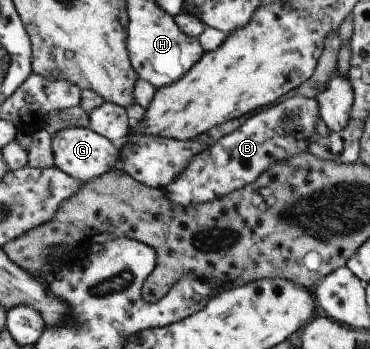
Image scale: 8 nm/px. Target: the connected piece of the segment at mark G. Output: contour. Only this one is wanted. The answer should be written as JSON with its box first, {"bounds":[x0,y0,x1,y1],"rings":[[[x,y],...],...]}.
{"bounds":[52,127,119,183],"rings":[[[68,127],[59,130],[52,137],[52,150],[55,166],[64,174],[77,178],[83,183],[106,174],[119,160],[119,150],[114,144],[89,127]]]}

